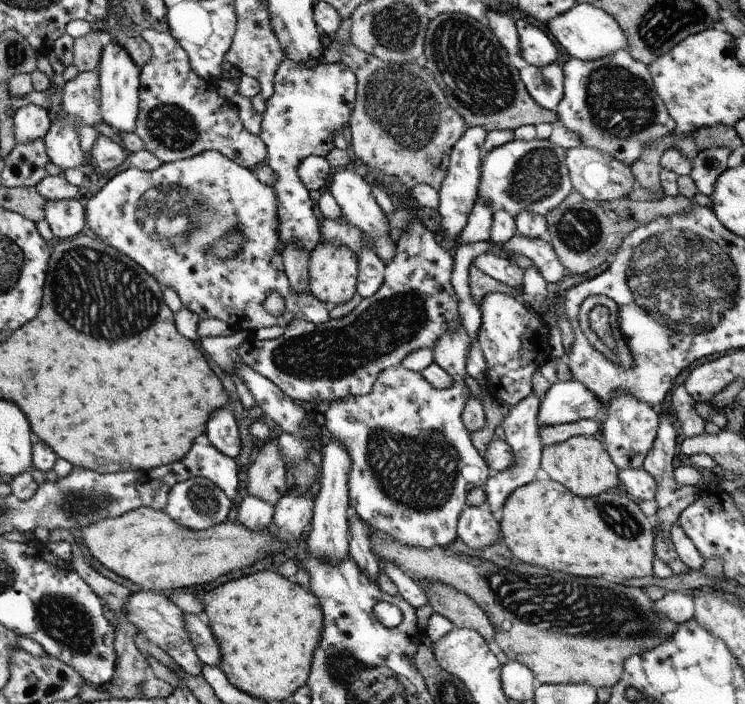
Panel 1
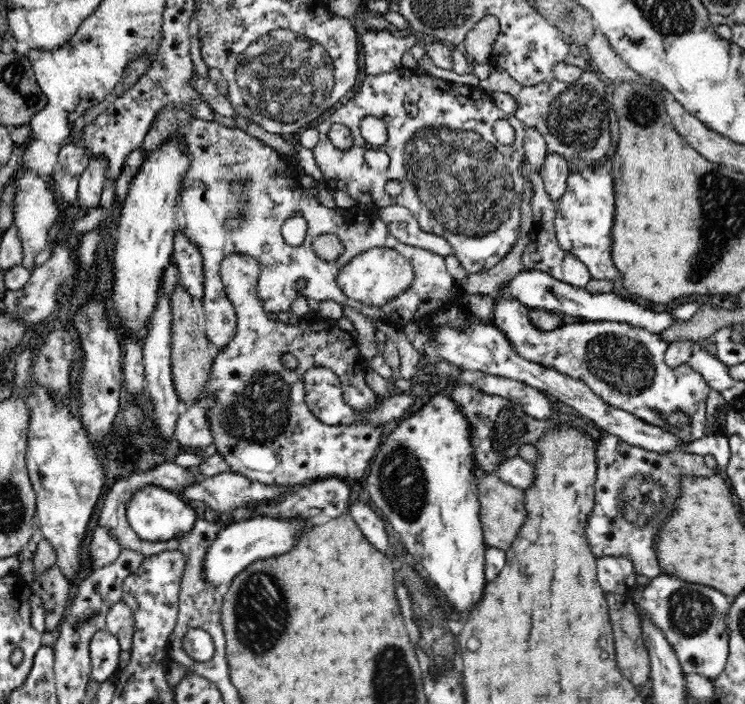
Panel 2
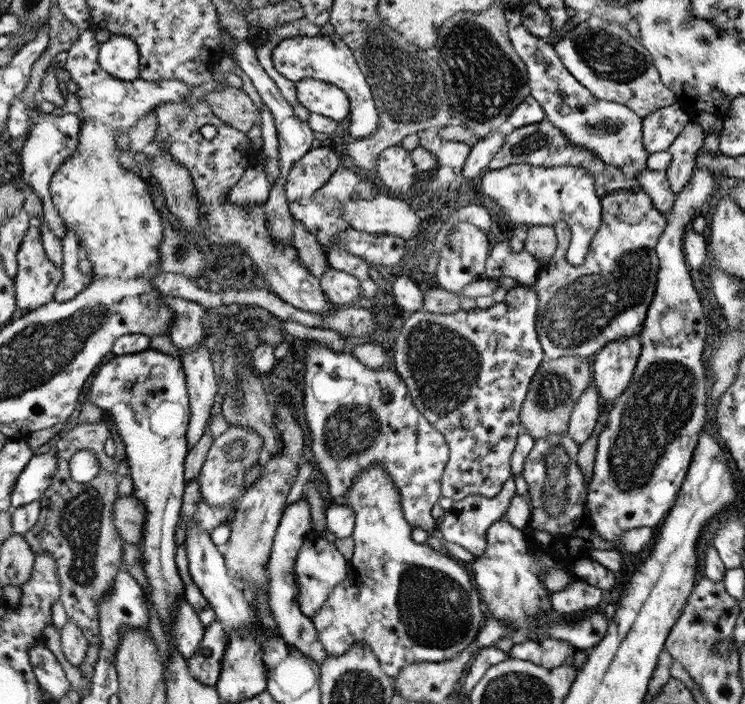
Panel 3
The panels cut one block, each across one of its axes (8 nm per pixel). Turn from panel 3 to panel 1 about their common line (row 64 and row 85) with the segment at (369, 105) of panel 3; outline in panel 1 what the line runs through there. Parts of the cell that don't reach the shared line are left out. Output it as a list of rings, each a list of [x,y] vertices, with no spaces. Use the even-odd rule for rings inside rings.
[[[286,58],[280,64],[279,70],[276,70],[274,86],[275,94],[268,98],[266,110],[262,114],[262,130],[259,136],[268,146],[267,165],[277,176],[277,181],[272,188],[276,191],[276,202],[279,204],[277,213],[280,222],[281,247],[284,250],[290,245],[298,245],[311,251],[322,240],[319,229],[320,216],[310,198],[310,192],[300,182],[300,176],[296,170],[306,156],[325,156],[335,148],[334,134],[342,132],[344,126],[348,124],[356,101],[356,74],[342,63],[322,64],[319,62],[315,67],[306,67]]]

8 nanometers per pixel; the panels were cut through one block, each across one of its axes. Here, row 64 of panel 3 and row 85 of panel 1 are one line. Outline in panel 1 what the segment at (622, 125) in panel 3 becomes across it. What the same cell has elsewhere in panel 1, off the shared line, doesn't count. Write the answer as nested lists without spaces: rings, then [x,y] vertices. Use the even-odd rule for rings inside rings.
[[[558,63],[548,64],[544,68],[528,64],[519,70],[520,79],[532,100],[538,104],[542,104],[550,112],[555,111],[556,106],[560,104],[560,100],[564,96],[564,72],[562,68]]]

